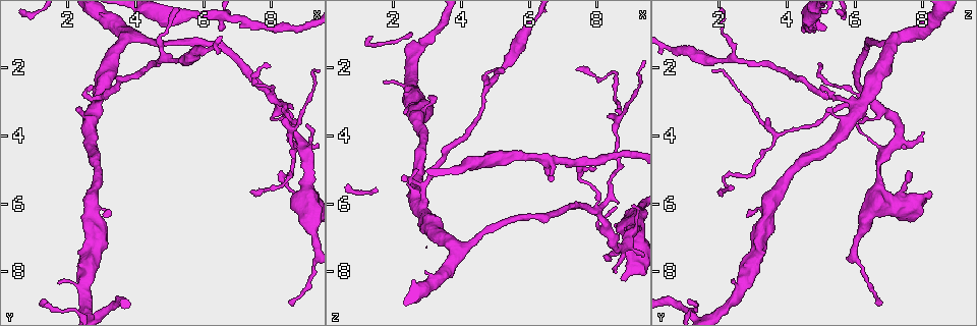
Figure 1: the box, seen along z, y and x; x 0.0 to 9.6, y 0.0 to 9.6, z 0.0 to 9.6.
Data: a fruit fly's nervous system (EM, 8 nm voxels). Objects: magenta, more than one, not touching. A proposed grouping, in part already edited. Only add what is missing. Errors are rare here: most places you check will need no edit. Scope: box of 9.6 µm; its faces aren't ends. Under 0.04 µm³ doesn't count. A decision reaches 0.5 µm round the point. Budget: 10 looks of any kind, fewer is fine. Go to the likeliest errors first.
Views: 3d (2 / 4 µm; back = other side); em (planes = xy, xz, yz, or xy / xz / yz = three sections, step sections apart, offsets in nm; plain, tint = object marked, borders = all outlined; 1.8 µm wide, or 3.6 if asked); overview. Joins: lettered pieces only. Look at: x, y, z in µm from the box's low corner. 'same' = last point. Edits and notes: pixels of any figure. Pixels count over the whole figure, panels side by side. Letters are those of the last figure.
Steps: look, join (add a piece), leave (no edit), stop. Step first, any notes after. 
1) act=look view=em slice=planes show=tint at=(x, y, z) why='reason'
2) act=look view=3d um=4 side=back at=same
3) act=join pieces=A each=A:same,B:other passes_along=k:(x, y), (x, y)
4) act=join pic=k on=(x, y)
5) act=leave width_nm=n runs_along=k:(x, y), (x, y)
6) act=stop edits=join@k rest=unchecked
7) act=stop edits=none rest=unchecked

act=look view=3d um=4 at=(6.60, 0.80, 5.15) why='branch stops here'

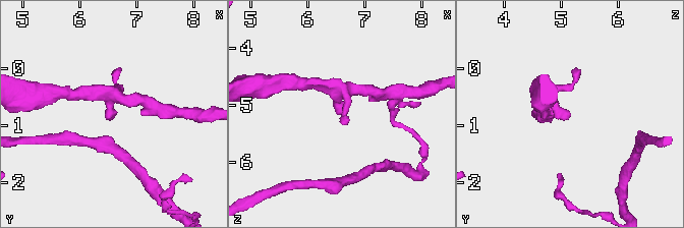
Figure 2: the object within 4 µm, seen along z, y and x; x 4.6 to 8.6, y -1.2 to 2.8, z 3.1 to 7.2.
act=look view=em um=3.6 slice=yz step=16 show=borders at=(6.65, 0.85, 5.15) why='need the tissue'

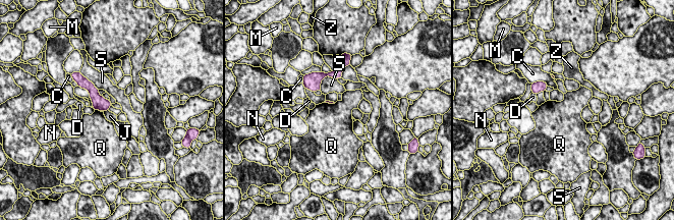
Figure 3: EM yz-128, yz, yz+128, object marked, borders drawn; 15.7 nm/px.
act=look view=em um=3.6 slice=planes show=borders at=same why='another direction'

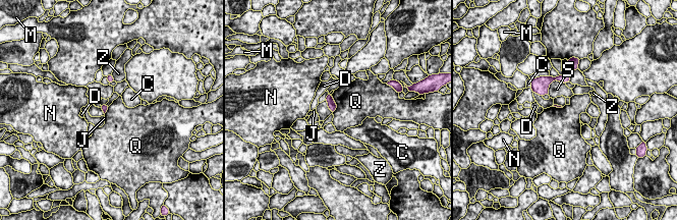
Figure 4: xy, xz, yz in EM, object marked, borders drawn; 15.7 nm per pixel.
act=leave each=C:other,D:other,J:other,M:other,N:other,Q:other,S:other,Z:other border=4:(331, 95), (336, 105), (333, 113) found='no lettered piece goes on from it'

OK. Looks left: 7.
act=look view=em um=3.6 slice=planes show=borders at=(8.00, 2.90, 6.30) why='three-way junction'

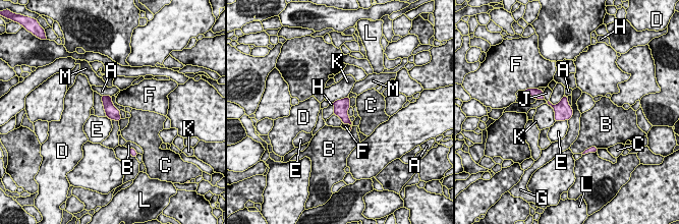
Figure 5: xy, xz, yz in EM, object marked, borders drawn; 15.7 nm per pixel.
act=leave longest_contact=K:340nm each=A:other,B:other,C:other,D:other,E:other,F:other,G:other,H:other,J:other,K:other,L:other,M:other found='none of them fits'

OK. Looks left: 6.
act=look view=3d um=2 at=(8.30, 3.55, 3.35) why='branch stops here'

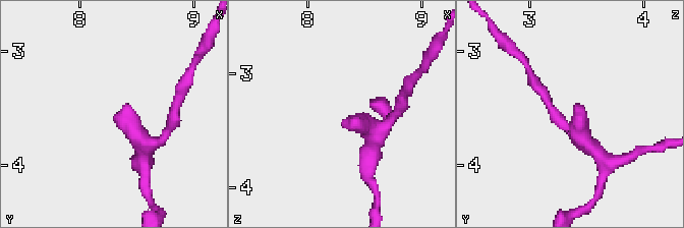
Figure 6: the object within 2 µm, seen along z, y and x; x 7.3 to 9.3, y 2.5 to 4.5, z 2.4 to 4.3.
act=look view=em slice=planes show=borders at=(8.38, 3.48, 3.38) why='need the tissue'

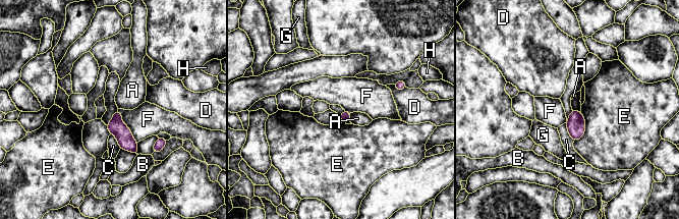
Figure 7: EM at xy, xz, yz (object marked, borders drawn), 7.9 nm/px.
act=leave each=A:other,B:other,C:other,D:other,E:other,F:other,G:other,H:other border=7:(571, 110), (567, 130), (573, 142) found='none of them fits'

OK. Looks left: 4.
act=look view=3d um=2 at=(8.60, 3.95, 8.00) why='free end'

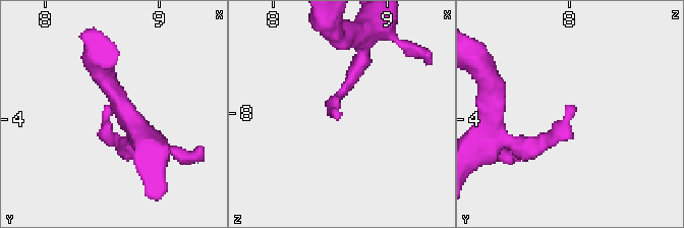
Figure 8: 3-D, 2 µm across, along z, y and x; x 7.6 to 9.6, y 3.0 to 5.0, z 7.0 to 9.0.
act=look view=em slice=planes show=borders at=(8.56, 3.90, 8.02) why='shape alone is not enough'

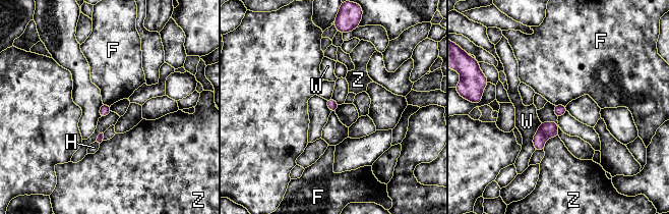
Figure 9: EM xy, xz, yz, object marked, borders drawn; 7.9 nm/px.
act=leave longest_contact=W:220nm each=F:other,H:other,W:other,Z:other border=9:(554, 104), (563, 104), (565, 106) found='no lettered piece goes on from it'

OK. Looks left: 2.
act=stop edits=none rest=unchecked

